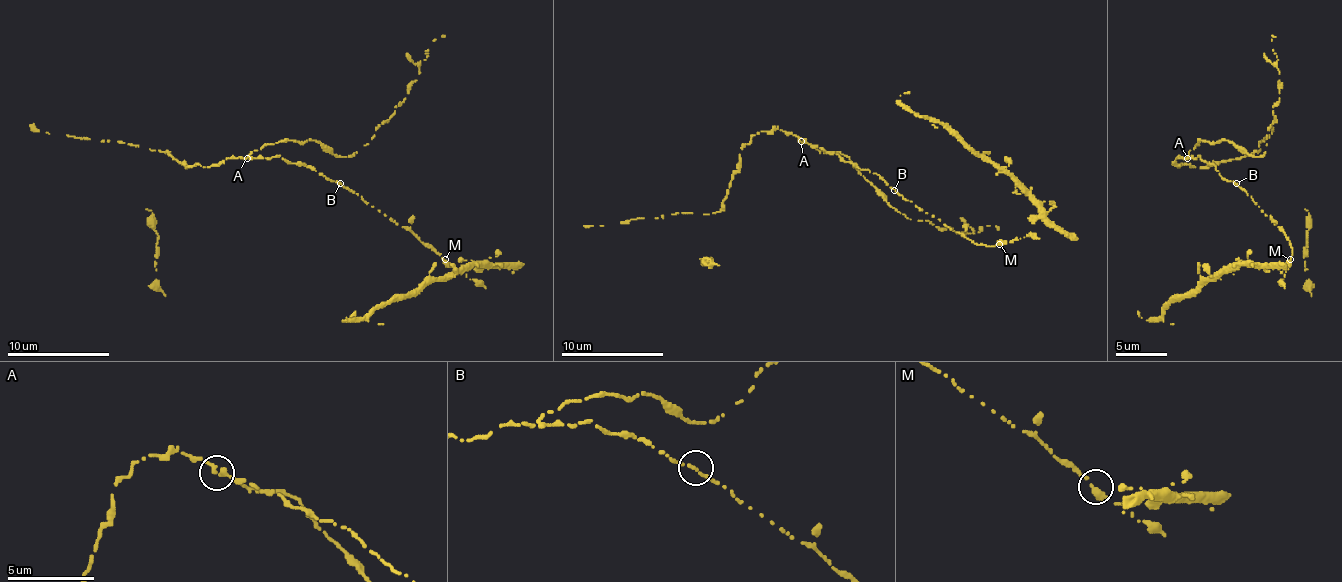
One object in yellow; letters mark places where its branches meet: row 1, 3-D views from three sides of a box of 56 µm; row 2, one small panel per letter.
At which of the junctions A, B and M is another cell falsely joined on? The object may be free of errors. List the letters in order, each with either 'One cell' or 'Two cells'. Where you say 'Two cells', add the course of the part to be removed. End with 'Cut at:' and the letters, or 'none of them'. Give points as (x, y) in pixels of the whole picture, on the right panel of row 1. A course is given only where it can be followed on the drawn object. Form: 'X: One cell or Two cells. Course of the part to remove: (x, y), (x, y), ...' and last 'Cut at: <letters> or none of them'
A: Two cells. Course of the part to remove: (1188, 157), (1201, 139), (1229, 139), (1254, 157), (1264, 152), (1280, 98), (1272, 35)
B: One cell
M: One cell
Cut at: A

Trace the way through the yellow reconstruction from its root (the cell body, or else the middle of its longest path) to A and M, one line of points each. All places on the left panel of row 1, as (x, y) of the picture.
A: (340, 185), (328, 180), (312, 167), (287, 162), (282, 157), (246, 157)
M: (340, 185), (409, 229), (445, 259)

